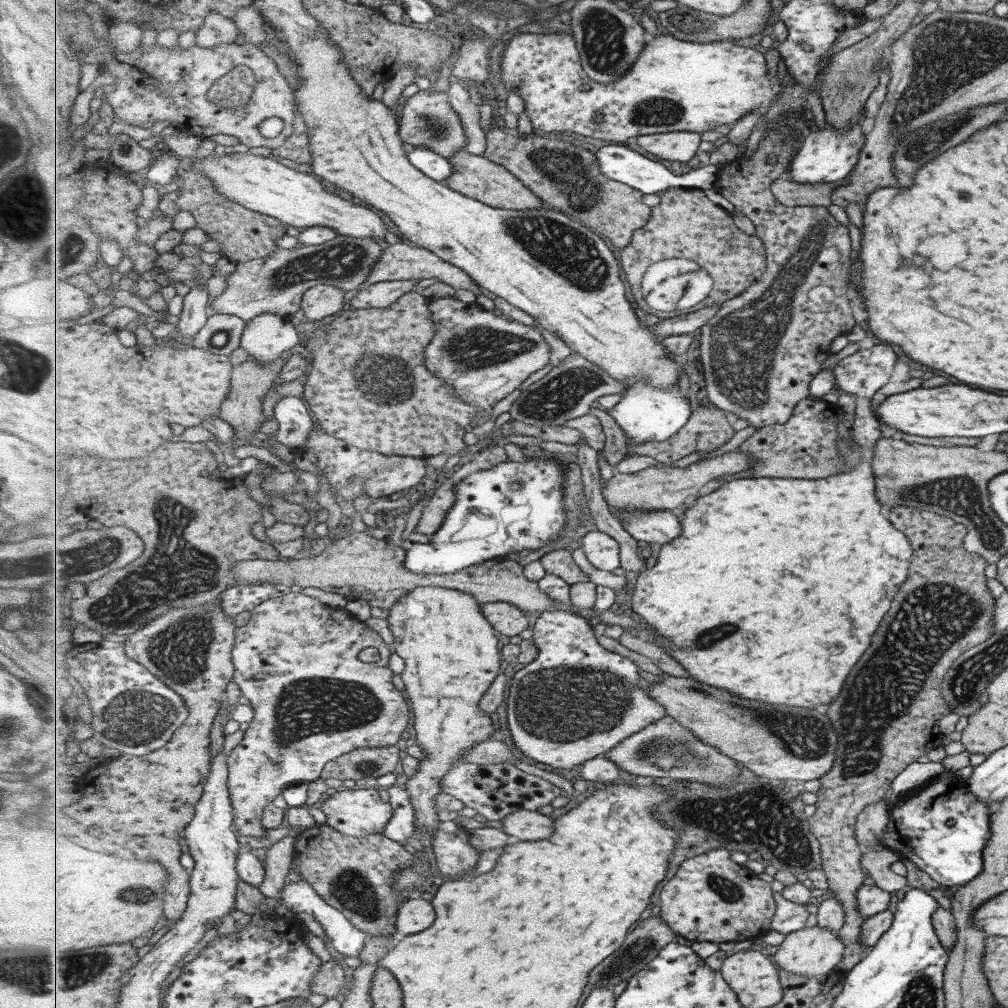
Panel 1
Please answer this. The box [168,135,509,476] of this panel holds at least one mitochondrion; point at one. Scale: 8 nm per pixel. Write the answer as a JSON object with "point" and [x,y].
{"point":[343,262]}

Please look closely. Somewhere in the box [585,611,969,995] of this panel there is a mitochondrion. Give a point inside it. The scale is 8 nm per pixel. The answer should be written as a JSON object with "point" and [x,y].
{"point":[767,820]}

